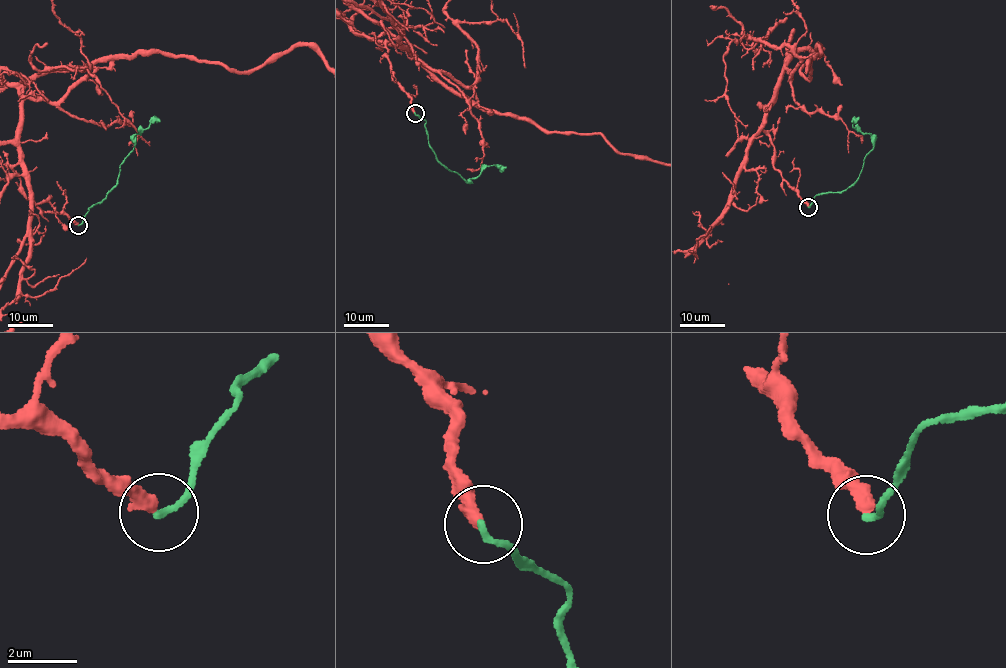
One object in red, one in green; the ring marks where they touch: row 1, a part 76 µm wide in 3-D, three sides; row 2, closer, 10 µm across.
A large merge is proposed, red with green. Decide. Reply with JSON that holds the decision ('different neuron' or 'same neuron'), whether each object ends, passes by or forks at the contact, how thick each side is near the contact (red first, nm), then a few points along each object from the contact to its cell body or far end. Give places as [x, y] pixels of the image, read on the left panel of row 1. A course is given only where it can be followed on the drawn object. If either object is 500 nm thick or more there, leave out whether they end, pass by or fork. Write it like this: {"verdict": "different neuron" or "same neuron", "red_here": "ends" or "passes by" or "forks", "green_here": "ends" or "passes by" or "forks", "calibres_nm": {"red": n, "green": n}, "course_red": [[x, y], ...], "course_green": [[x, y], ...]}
{"verdict": "different neuron", "red_here": "ends", "green_here": "ends", "calibres_nm": {"red": 400, "green": 190}, "course_red": [[78, 225], [12, 168], [26, 99], [139, 54], [237, 72], [313, 46]], "course_green": [[79, 225], [89, 208], [105, 198], [116, 184], [123, 159], [134, 148], [134, 136], [151, 122], [160, 121]]}

